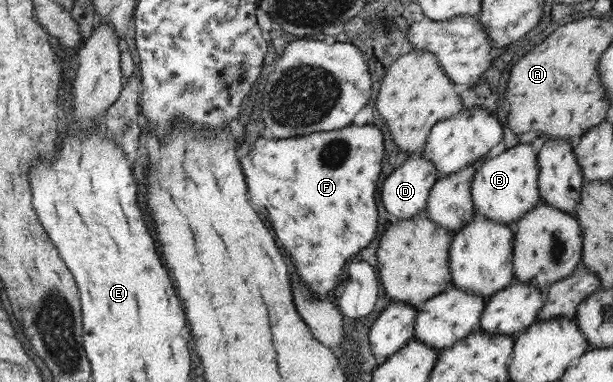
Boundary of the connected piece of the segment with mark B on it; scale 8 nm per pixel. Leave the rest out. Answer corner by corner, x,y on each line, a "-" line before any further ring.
518,143
498,152
497,156
482,160
470,187
475,214
481,214
491,221
513,225
525,212
540,203
536,173
537,156
528,143

